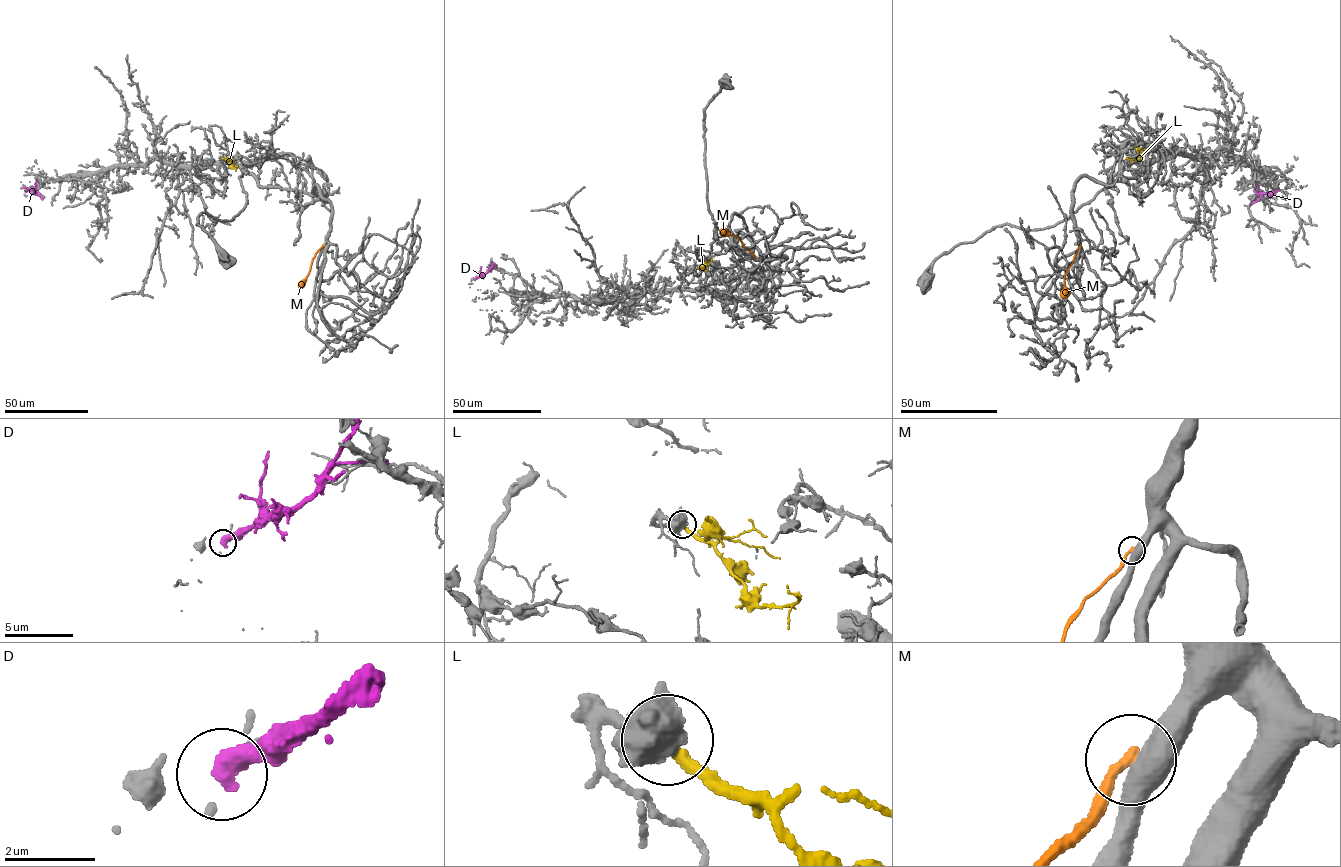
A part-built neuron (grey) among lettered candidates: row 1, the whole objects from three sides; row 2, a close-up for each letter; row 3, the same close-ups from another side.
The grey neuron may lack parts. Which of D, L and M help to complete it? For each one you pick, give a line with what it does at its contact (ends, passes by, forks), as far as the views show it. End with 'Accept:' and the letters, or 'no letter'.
L: It ends there
Accept: L

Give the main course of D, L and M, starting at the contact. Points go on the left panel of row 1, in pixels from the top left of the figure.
D: (24, 187), (37, 190), (42, 199)
L: (222, 158), (232, 168), (236, 165)
M: (323, 244), (313, 259), (305, 284), (300, 287)

